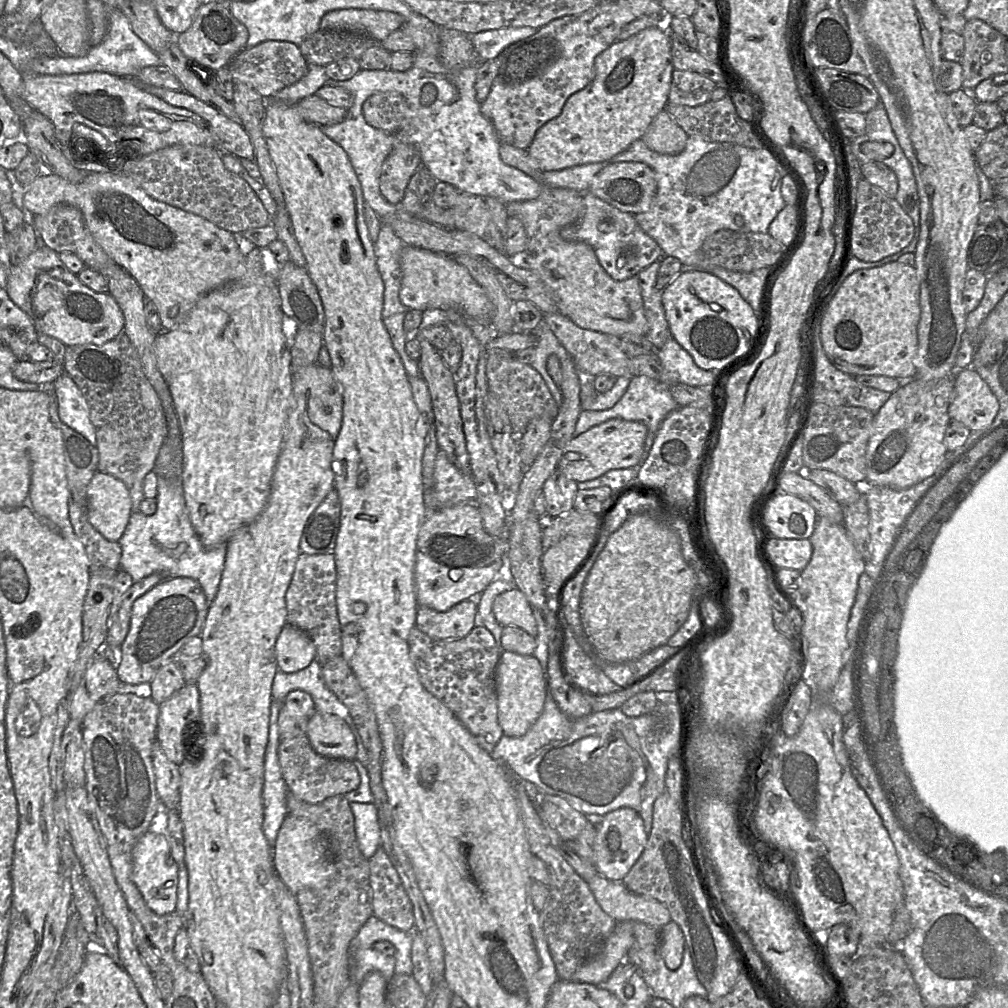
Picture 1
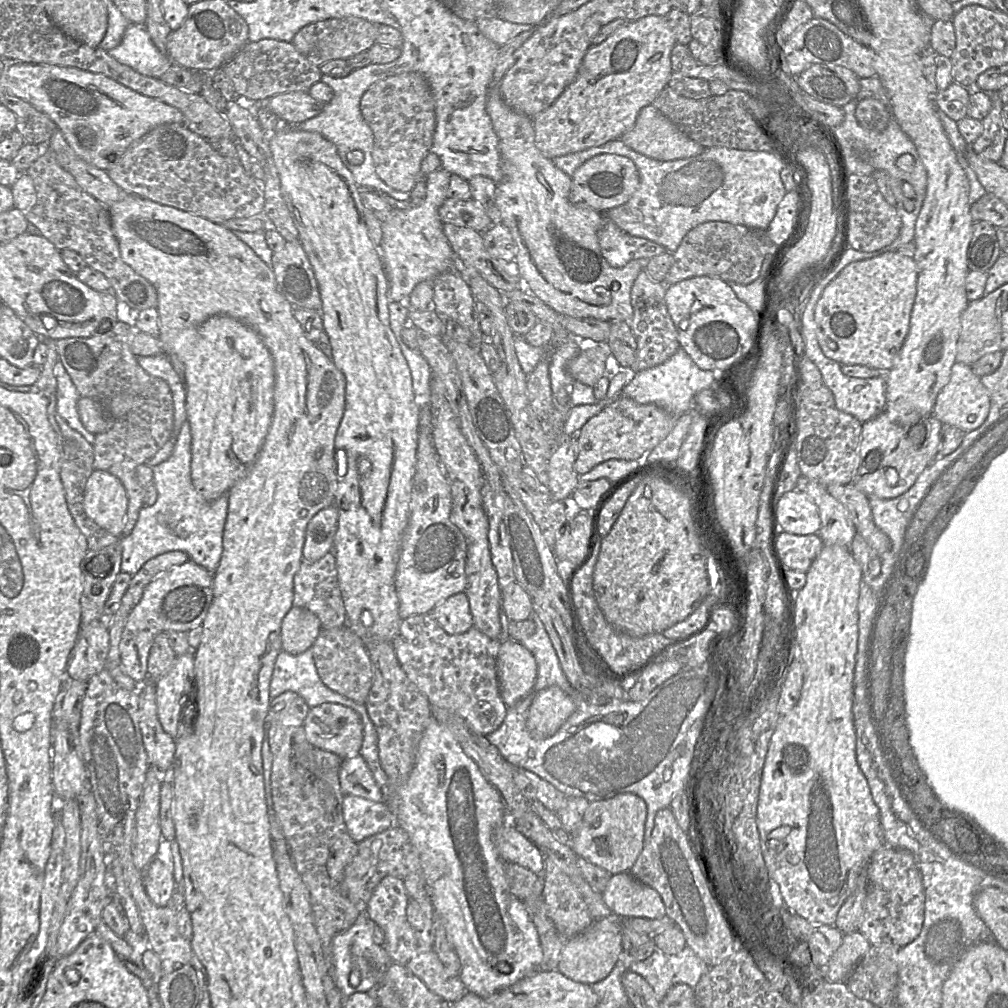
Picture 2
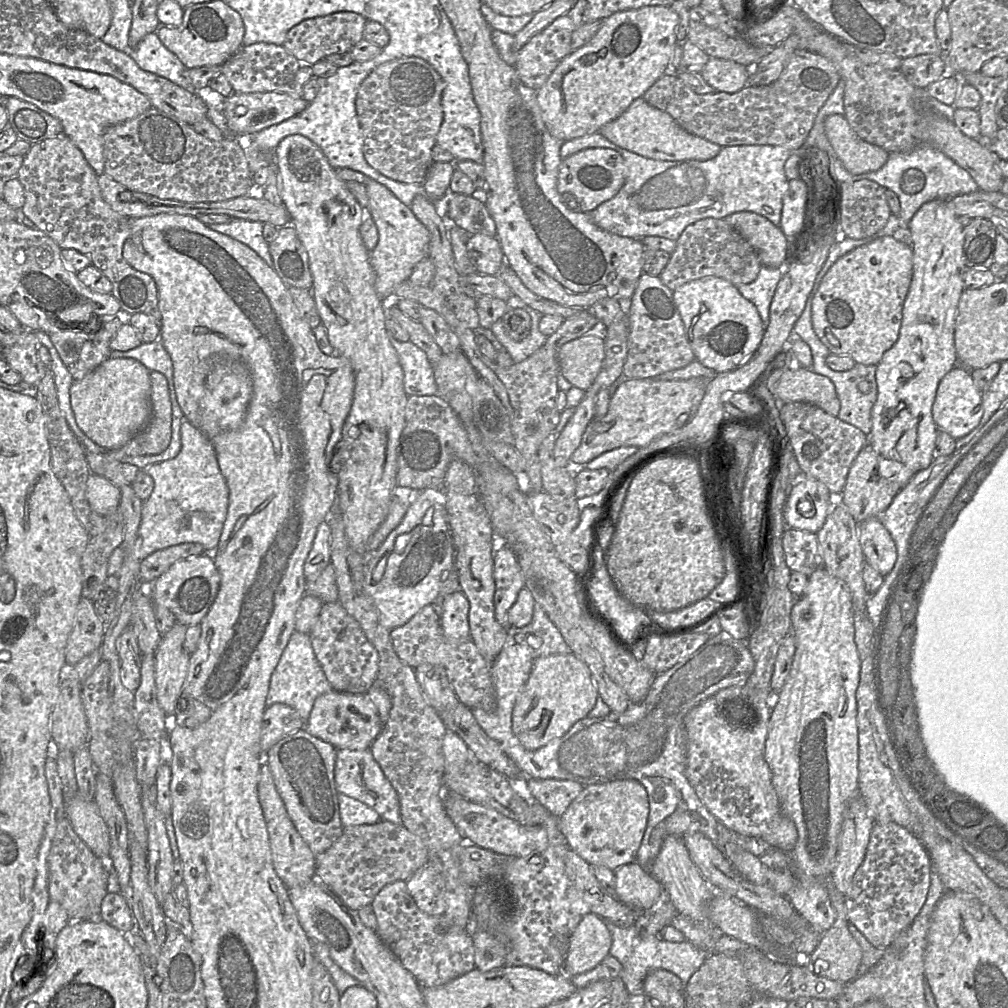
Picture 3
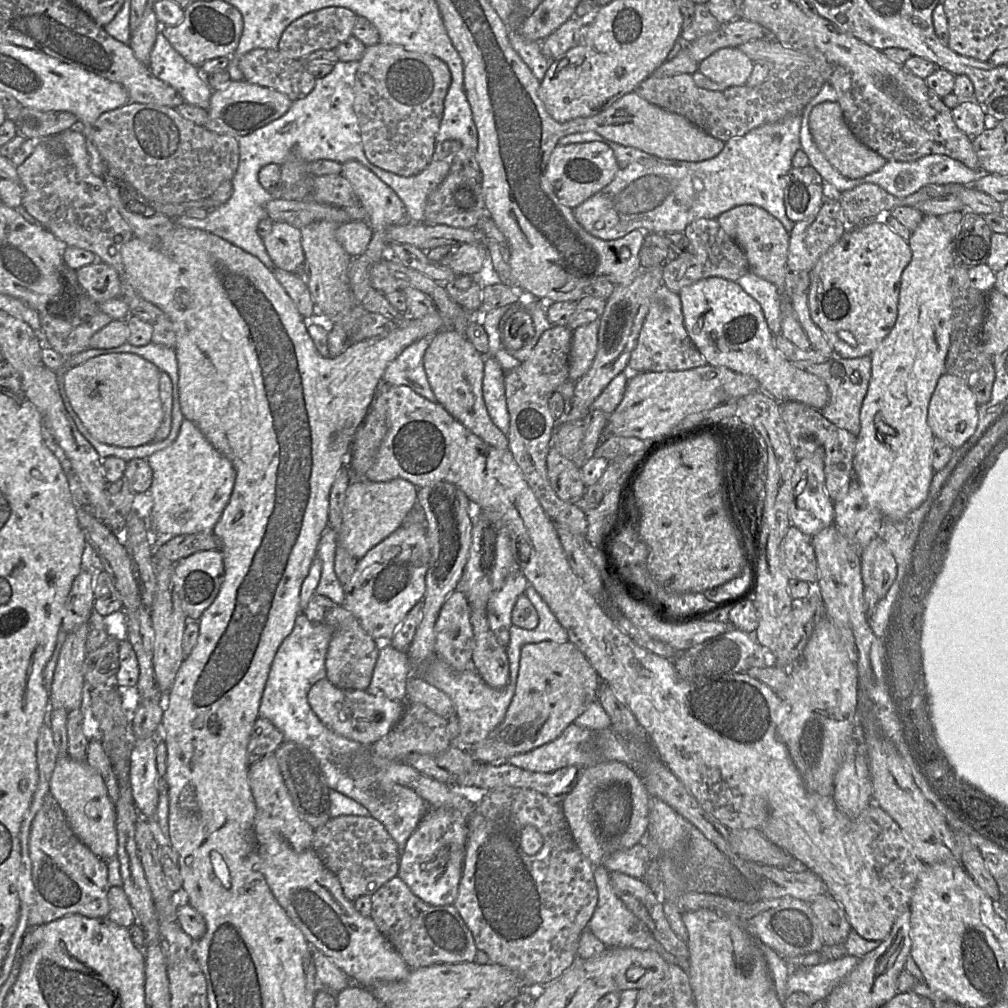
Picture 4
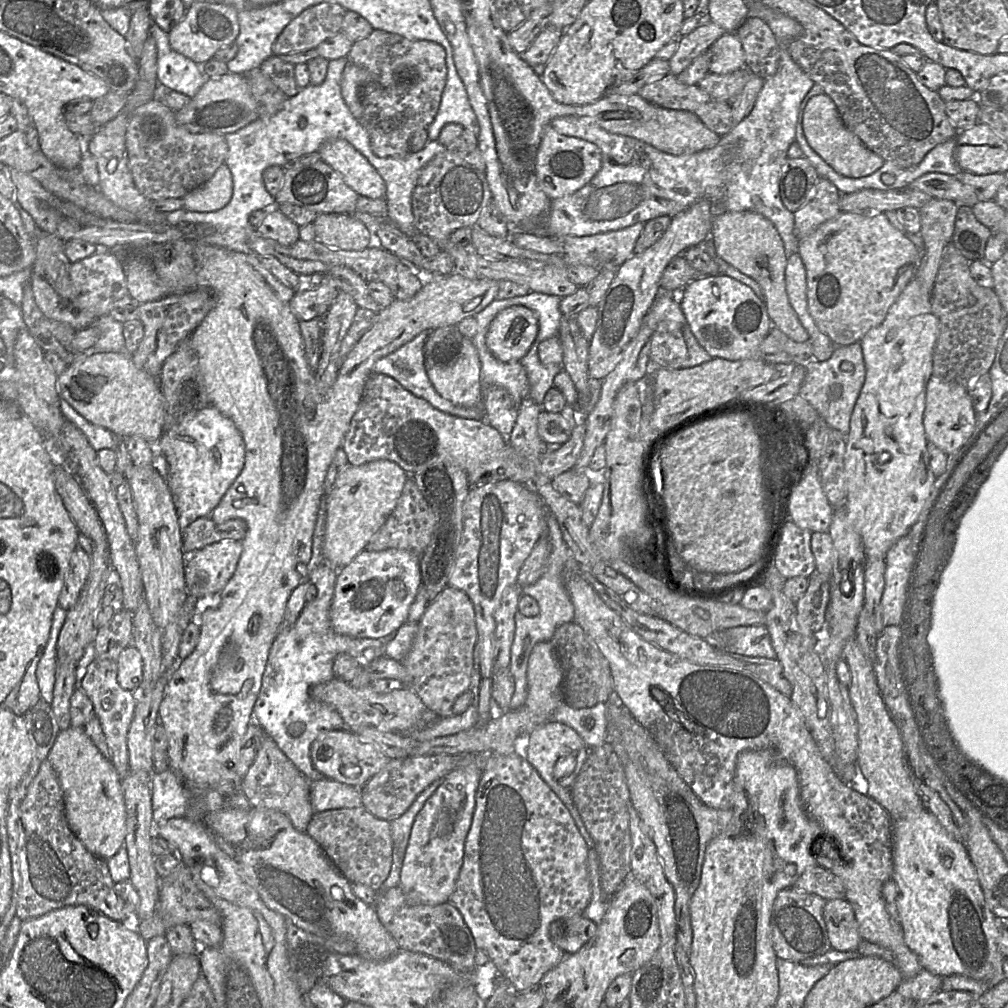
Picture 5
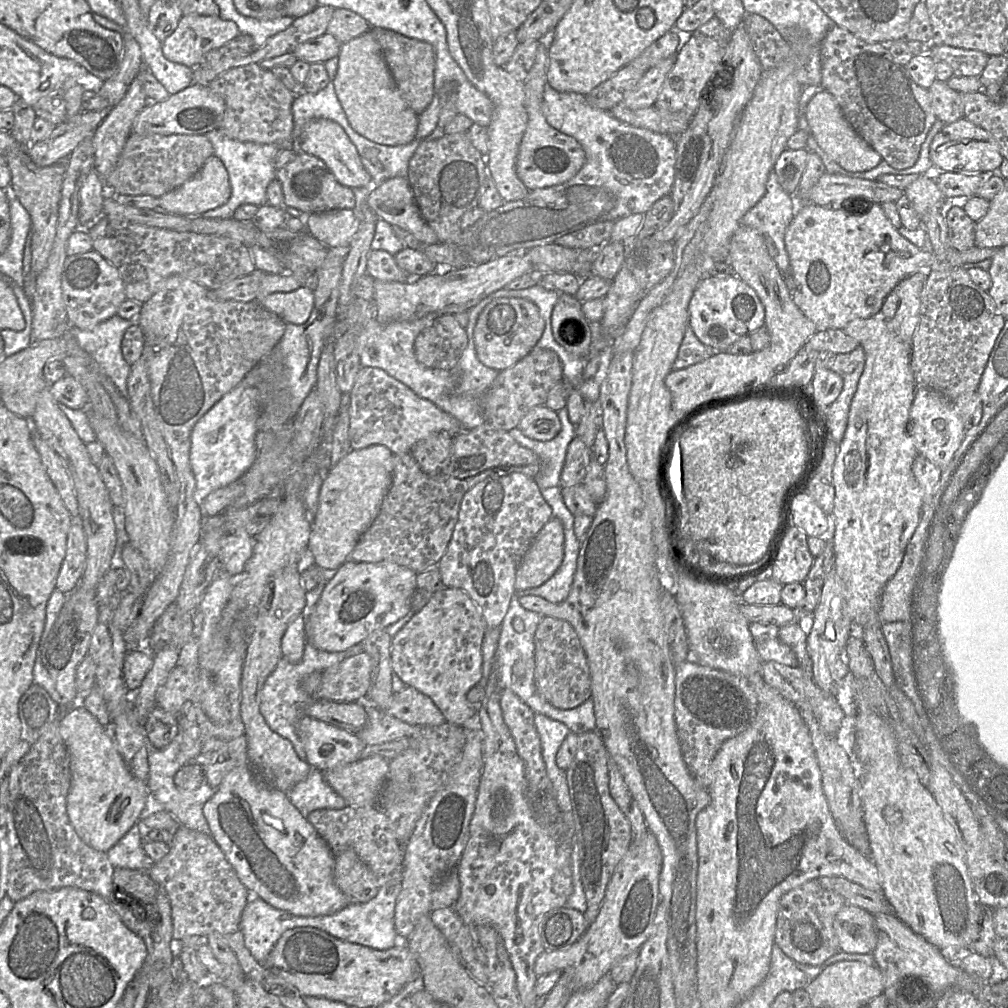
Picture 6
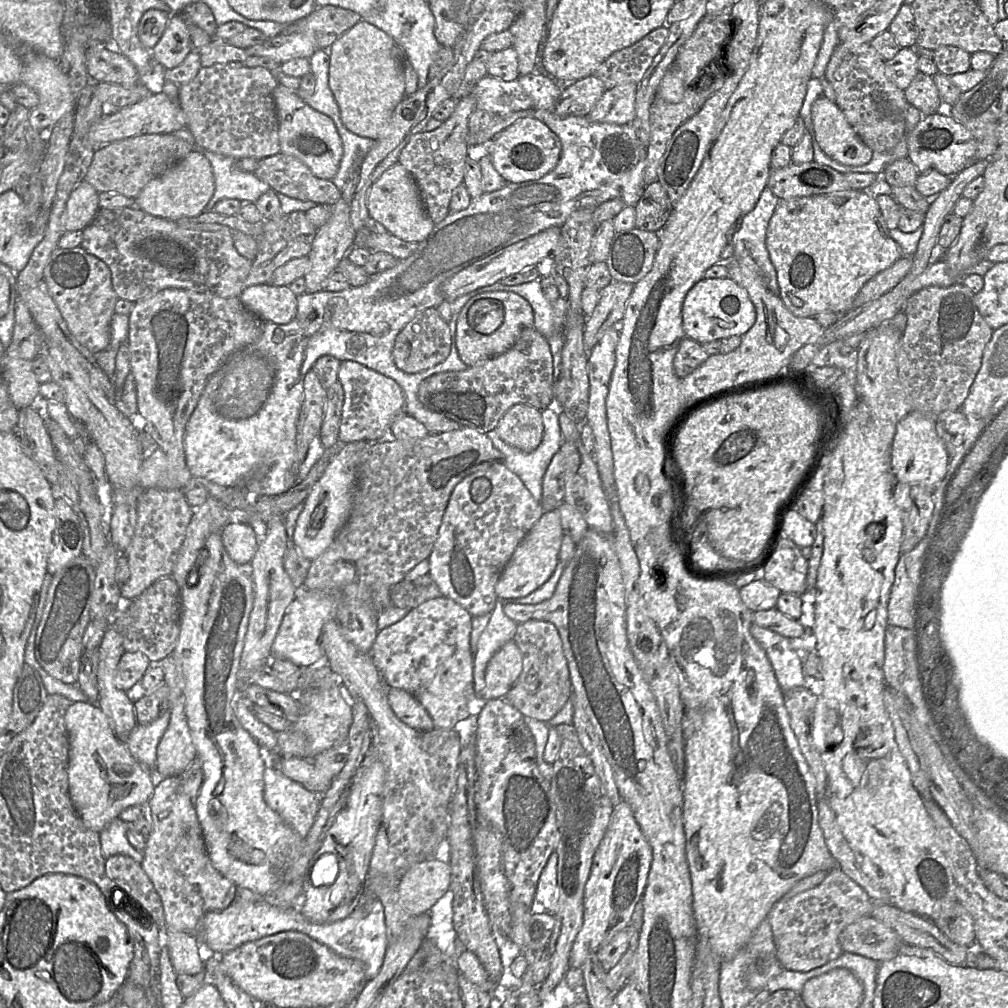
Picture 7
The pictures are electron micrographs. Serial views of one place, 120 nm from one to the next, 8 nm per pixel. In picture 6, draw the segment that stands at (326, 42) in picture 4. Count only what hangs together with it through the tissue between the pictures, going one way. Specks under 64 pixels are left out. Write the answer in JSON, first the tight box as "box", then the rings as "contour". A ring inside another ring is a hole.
{"box":[193,5,334,86],"contour":[[[318,5],[308,14],[296,18],[284,31],[272,36],[262,47],[253,50],[251,53],[239,57],[223,56],[222,59],[211,69],[205,69],[200,65],[196,66],[193,68],[193,83],[208,86],[209,82],[215,79],[218,75],[230,69],[245,66],[251,63],[259,63],[264,59],[280,56],[288,52],[292,53],[297,45],[322,36],[327,32],[327,27],[332,18],[333,12],[334,8],[331,6]]]}

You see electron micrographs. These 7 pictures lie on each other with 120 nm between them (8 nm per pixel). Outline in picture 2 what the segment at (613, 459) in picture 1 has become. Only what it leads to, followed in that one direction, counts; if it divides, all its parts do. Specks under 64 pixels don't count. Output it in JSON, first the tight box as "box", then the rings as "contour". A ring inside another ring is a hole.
{"box":[574,393,676,475],"contour":[[[620,393],[599,414],[589,419],[580,430],[574,469],[578,475],[582,475],[610,459],[639,460],[646,457],[668,436],[676,420],[654,404],[639,404]]]}

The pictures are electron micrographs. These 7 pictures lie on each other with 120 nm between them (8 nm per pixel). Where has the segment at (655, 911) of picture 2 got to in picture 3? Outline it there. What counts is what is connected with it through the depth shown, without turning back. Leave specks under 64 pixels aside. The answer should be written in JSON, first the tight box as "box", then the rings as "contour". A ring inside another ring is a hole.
{"box":[615,862,661,911],"contour":[[[637,862],[622,865],[615,871],[616,899],[635,911],[655,908],[661,894],[661,884]]]}

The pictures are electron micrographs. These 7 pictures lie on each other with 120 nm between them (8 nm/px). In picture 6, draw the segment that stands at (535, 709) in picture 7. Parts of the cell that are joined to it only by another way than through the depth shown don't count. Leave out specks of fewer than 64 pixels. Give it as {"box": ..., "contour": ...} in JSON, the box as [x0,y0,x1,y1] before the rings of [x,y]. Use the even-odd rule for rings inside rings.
{"box":[534,617,591,709],"contour":[[[544,617],[534,636],[534,680],[538,693],[559,709],[572,709],[591,698],[591,676],[586,654],[572,625]]]}

